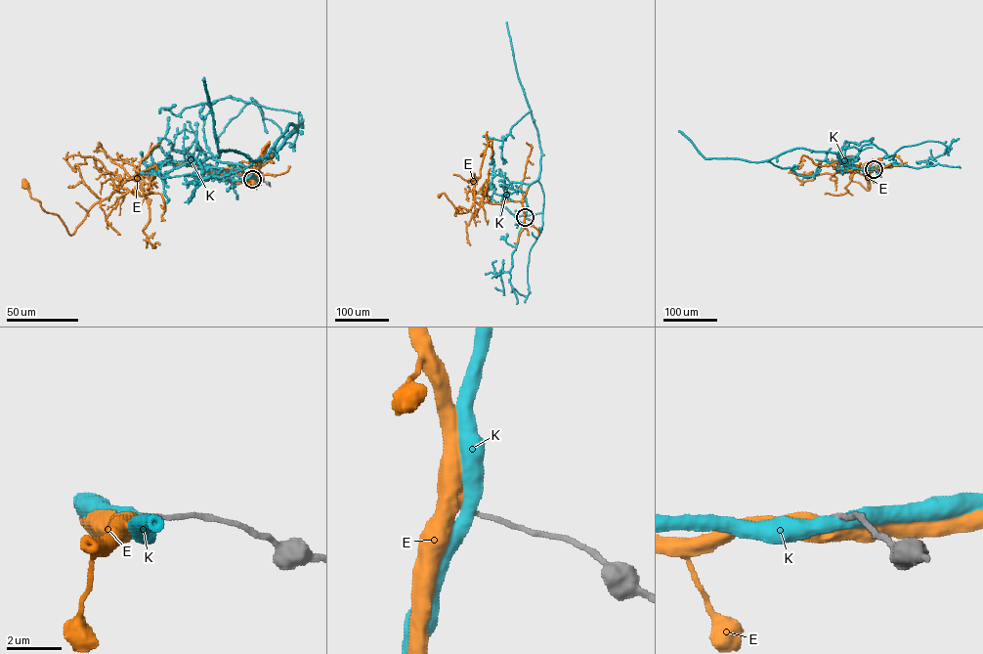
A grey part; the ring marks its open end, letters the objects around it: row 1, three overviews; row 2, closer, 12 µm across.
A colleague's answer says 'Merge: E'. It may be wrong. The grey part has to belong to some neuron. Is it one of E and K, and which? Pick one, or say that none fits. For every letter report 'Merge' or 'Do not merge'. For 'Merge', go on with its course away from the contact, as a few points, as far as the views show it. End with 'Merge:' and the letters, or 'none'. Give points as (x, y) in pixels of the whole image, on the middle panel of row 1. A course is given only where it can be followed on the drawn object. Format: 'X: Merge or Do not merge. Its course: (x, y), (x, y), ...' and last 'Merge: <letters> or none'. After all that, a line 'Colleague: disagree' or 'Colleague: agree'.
E: Merge. Its course: (525, 217), (520, 201), (475, 201), (469, 210), (458, 213), (445, 193), (439, 196)
K: Do not merge
Merge: E
Colleague: agree

